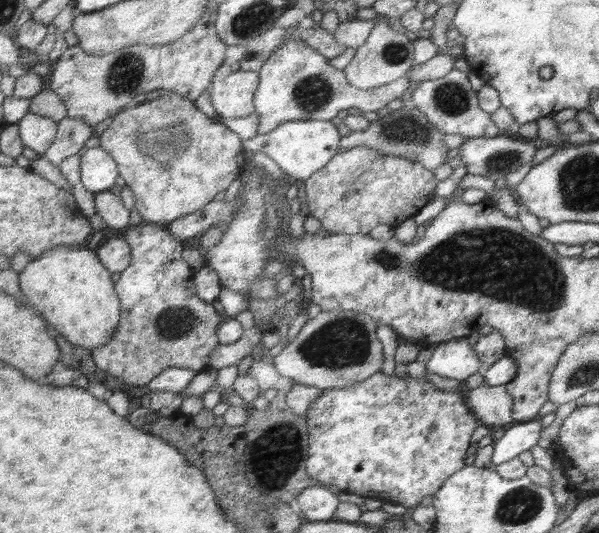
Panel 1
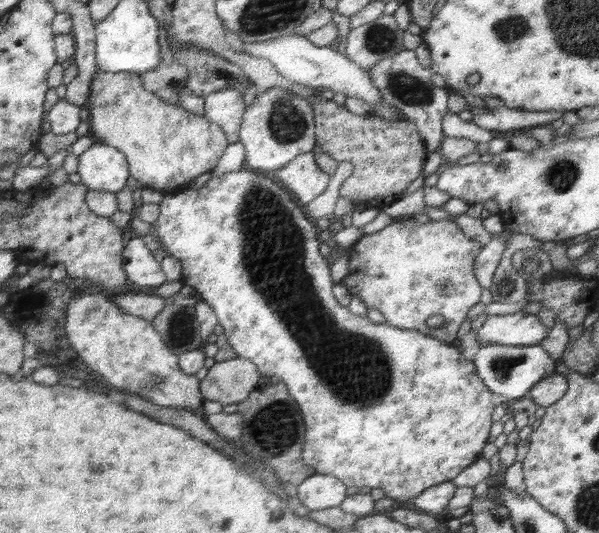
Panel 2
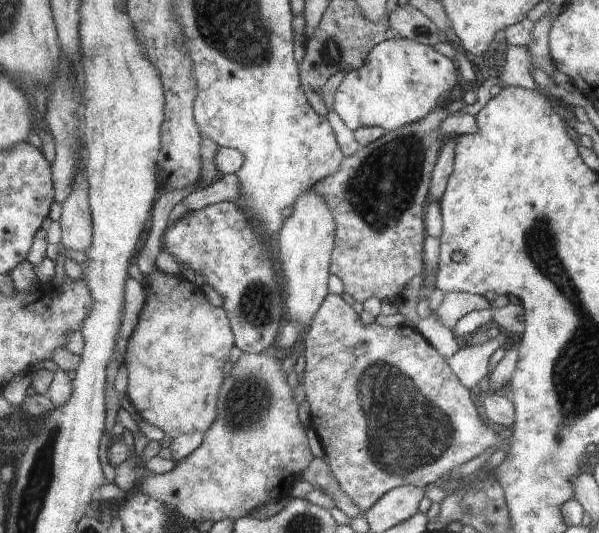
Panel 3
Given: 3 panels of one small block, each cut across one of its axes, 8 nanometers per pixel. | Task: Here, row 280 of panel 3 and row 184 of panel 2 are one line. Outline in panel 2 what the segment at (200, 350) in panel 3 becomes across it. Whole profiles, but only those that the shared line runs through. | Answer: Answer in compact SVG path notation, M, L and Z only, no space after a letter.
M100 71L92 85L88 106L92 119L93 133L99 143L121 149L131 163L131 173L142 182L142 188L155 188L164 194L174 194L189 188L191 180L211 172L228 146L227 135L219 124L210 122L204 115L184 110L178 104L166 102L156 93L144 88L140 73L109 73Z

